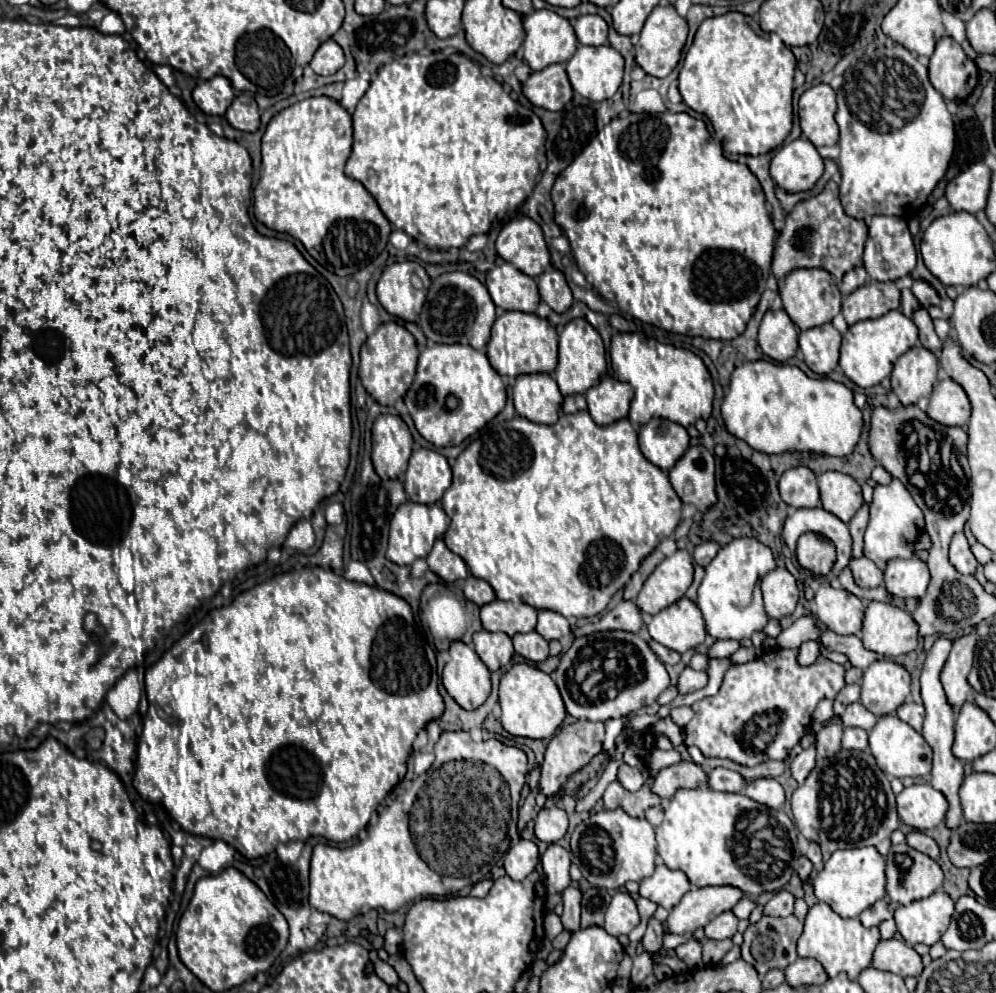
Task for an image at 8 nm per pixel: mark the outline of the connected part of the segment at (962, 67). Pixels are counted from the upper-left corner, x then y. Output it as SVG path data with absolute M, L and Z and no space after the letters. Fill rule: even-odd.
M941 38L929 60L929 80L933 88L945 100L961 102L973 92L969 76L979 76L975 62L965 56L955 40Z

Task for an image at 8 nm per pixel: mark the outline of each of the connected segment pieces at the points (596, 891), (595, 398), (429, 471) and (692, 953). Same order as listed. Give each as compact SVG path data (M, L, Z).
M589 888L587 892L583 892L583 902L581 902L583 912L581 912L579 928L603 926L603 916L609 902L611 902L611 896L605 888Z
M605 376L597 386L587 390L585 398L595 424L607 426L615 420L627 418L631 404L631 386L611 376Z
M421 448L413 452L405 474L405 492L417 504L437 504L451 486L451 468L447 458L435 450Z
M689 940L687 944L675 948L677 958L683 960L689 968L697 968L703 966L703 958L701 958L701 944L697 940Z

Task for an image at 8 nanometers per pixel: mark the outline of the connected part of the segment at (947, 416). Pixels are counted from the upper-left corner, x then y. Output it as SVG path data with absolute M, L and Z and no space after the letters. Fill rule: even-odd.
M951 378L935 384L929 398L927 416L943 426L965 426L971 416L971 406L965 390Z

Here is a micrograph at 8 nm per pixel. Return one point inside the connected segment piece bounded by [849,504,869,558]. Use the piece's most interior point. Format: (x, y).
(858, 523)

